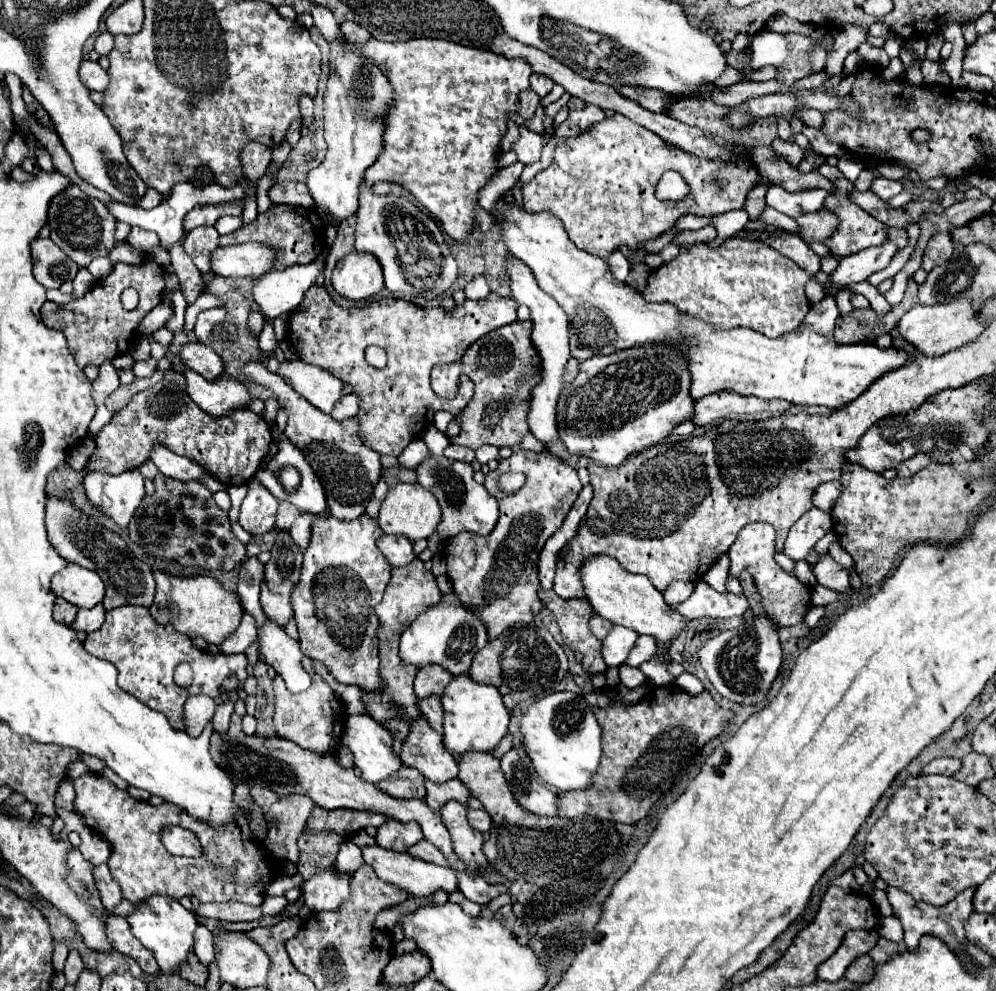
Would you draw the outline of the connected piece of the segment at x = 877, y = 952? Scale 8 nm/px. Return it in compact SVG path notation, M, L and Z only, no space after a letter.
M880 938L880 940L876 942L876 946L868 952L868 956L870 956L876 964L884 964L884 962L890 960L892 954L896 954L896 950L898 950L898 944L894 944L894 942L886 940L886 938Z

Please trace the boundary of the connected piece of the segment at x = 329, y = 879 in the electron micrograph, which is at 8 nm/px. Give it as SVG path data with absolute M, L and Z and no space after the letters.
M332 866L304 882L304 904L312 910L336 910L350 894L350 874L336 874Z

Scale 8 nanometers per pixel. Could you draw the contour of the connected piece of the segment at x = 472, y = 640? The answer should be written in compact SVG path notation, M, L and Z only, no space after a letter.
M450 590L436 606L430 606L424 610L404 632L400 638L400 658L406 664L414 664L416 668L422 668L426 664L440 664L448 672L462 674L470 670L472 658L478 650L482 650L488 644L488 634L484 622L476 616L474 610L470 610L464 602L458 600L456 592Z

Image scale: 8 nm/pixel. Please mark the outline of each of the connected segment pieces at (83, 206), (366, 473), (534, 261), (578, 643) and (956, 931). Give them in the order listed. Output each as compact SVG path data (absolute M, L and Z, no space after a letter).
M70 186L66 192L58 194L48 210L48 226L52 230L50 238L78 264L78 266L88 266L94 258L108 256L108 252L114 248L114 228L116 228L116 218L108 214L106 206L96 200L86 196L78 186Z
M250 360L242 368L242 372L254 384L260 384L260 386L272 390L274 398L286 410L286 414L288 414L286 436L296 446L300 446L300 450L306 454L308 462L312 464L314 472L318 474L322 486L324 486L332 516L336 516L340 520L352 520L352 516L364 514L364 502L368 500L376 482L382 476L382 464L380 464L380 456L374 450L366 448L364 442L360 440L360 436L356 434L358 432L356 418L336 422L330 414L316 410L316 406L312 406L308 400L300 398L300 394L296 394L292 390L292 386L288 386L284 382L284 378L268 372L268 368L262 362Z
M500 196L492 206L492 216L496 216L496 224L502 228L502 240L508 252L530 266L536 282L568 314L570 354L576 360L586 360L592 354L612 354L648 342L682 342L690 360L692 398L732 390L764 400L780 398L792 404L822 404L826 408L840 408L852 402L874 380L914 360L912 354L894 346L880 348L872 342L838 344L832 334L838 320L838 308L832 296L814 304L798 330L776 340L750 328L714 330L698 318L684 316L670 304L650 304L632 286L618 282L602 258L576 248L554 214L526 212L518 202L510 204Z
M540 590L538 596L542 604L554 614L564 640L572 640L570 646L576 652L582 652L584 656L600 654L602 644L590 642L590 640L596 640L588 628L588 620L592 618L594 610L590 602L586 602L586 598L564 600L554 590Z
M890 886L890 888L888 888L888 900L890 900L890 904L892 904L898 920L900 920L902 926L904 926L904 944L906 944L906 948L908 948L908 950L914 950L924 934L932 934L932 936L938 936L940 940L944 940L944 942L950 946L950 950L954 950L964 962L970 962L970 956L968 956L966 950L964 950L964 940L966 940L966 936L964 936L964 926L962 926L962 922L972 914L972 894L974 894L974 890L976 890L976 886L972 886L972 890L960 892L960 894L958 894L952 902L948 902L946 906L936 908L936 906L928 906L926 902L916 902L912 896L908 896L908 894L904 894L904 892L900 892L900 890L896 890L896 888Z

